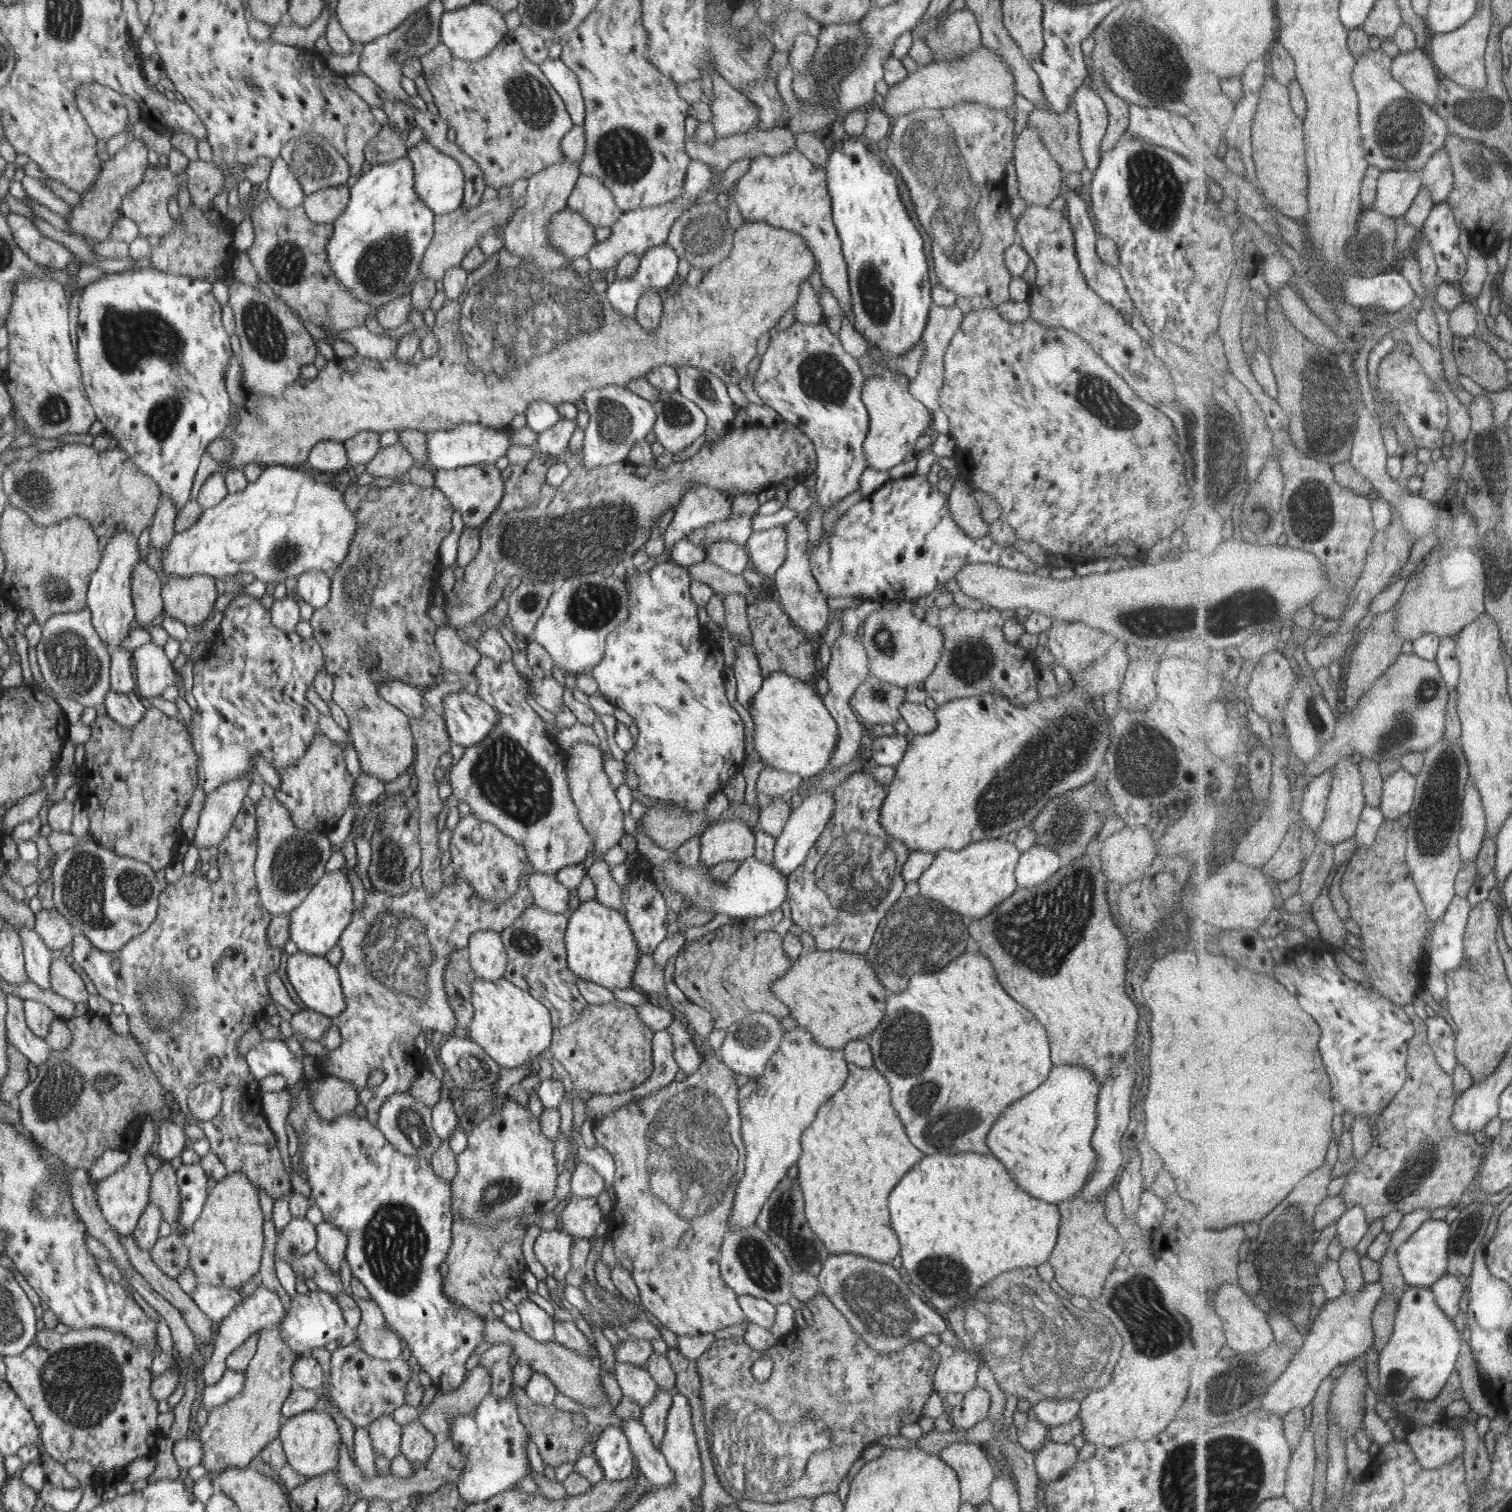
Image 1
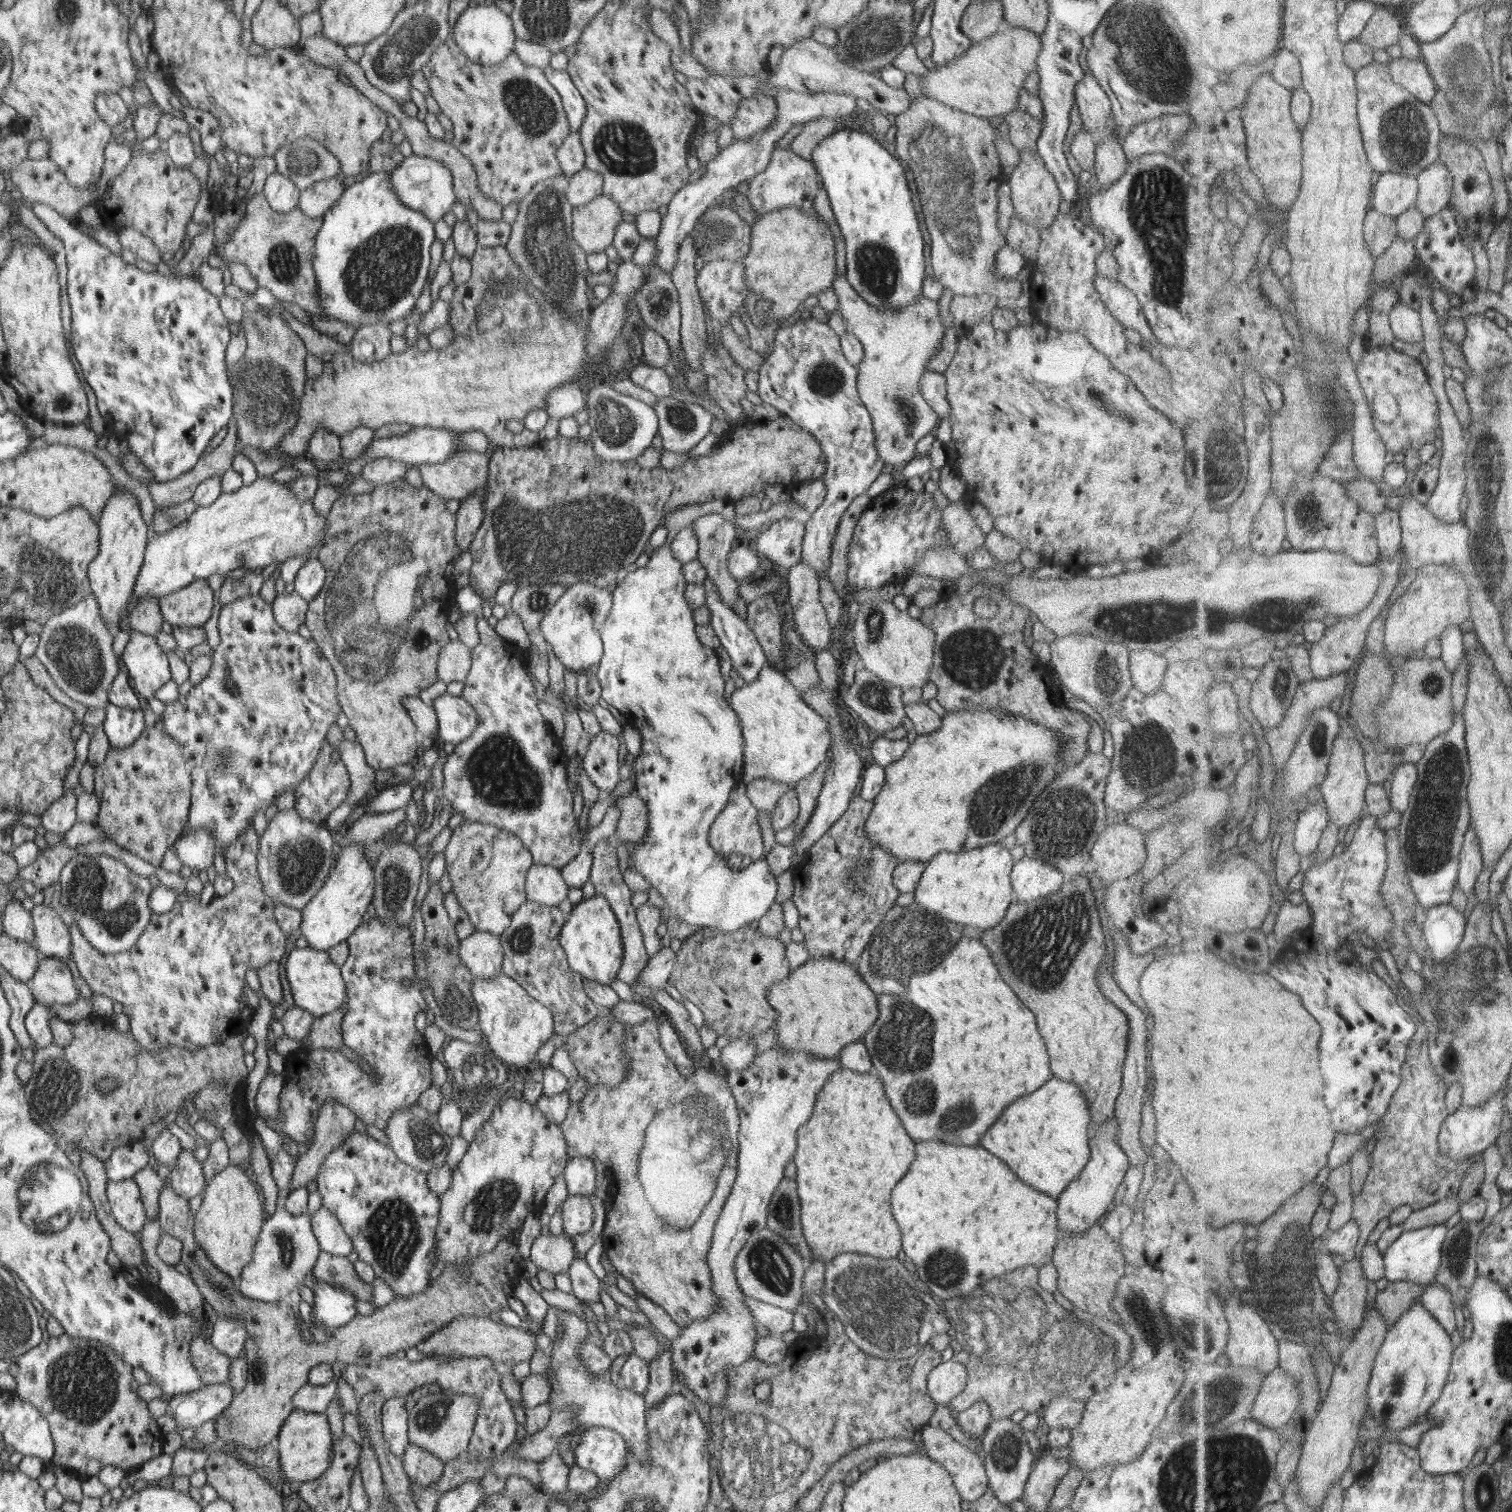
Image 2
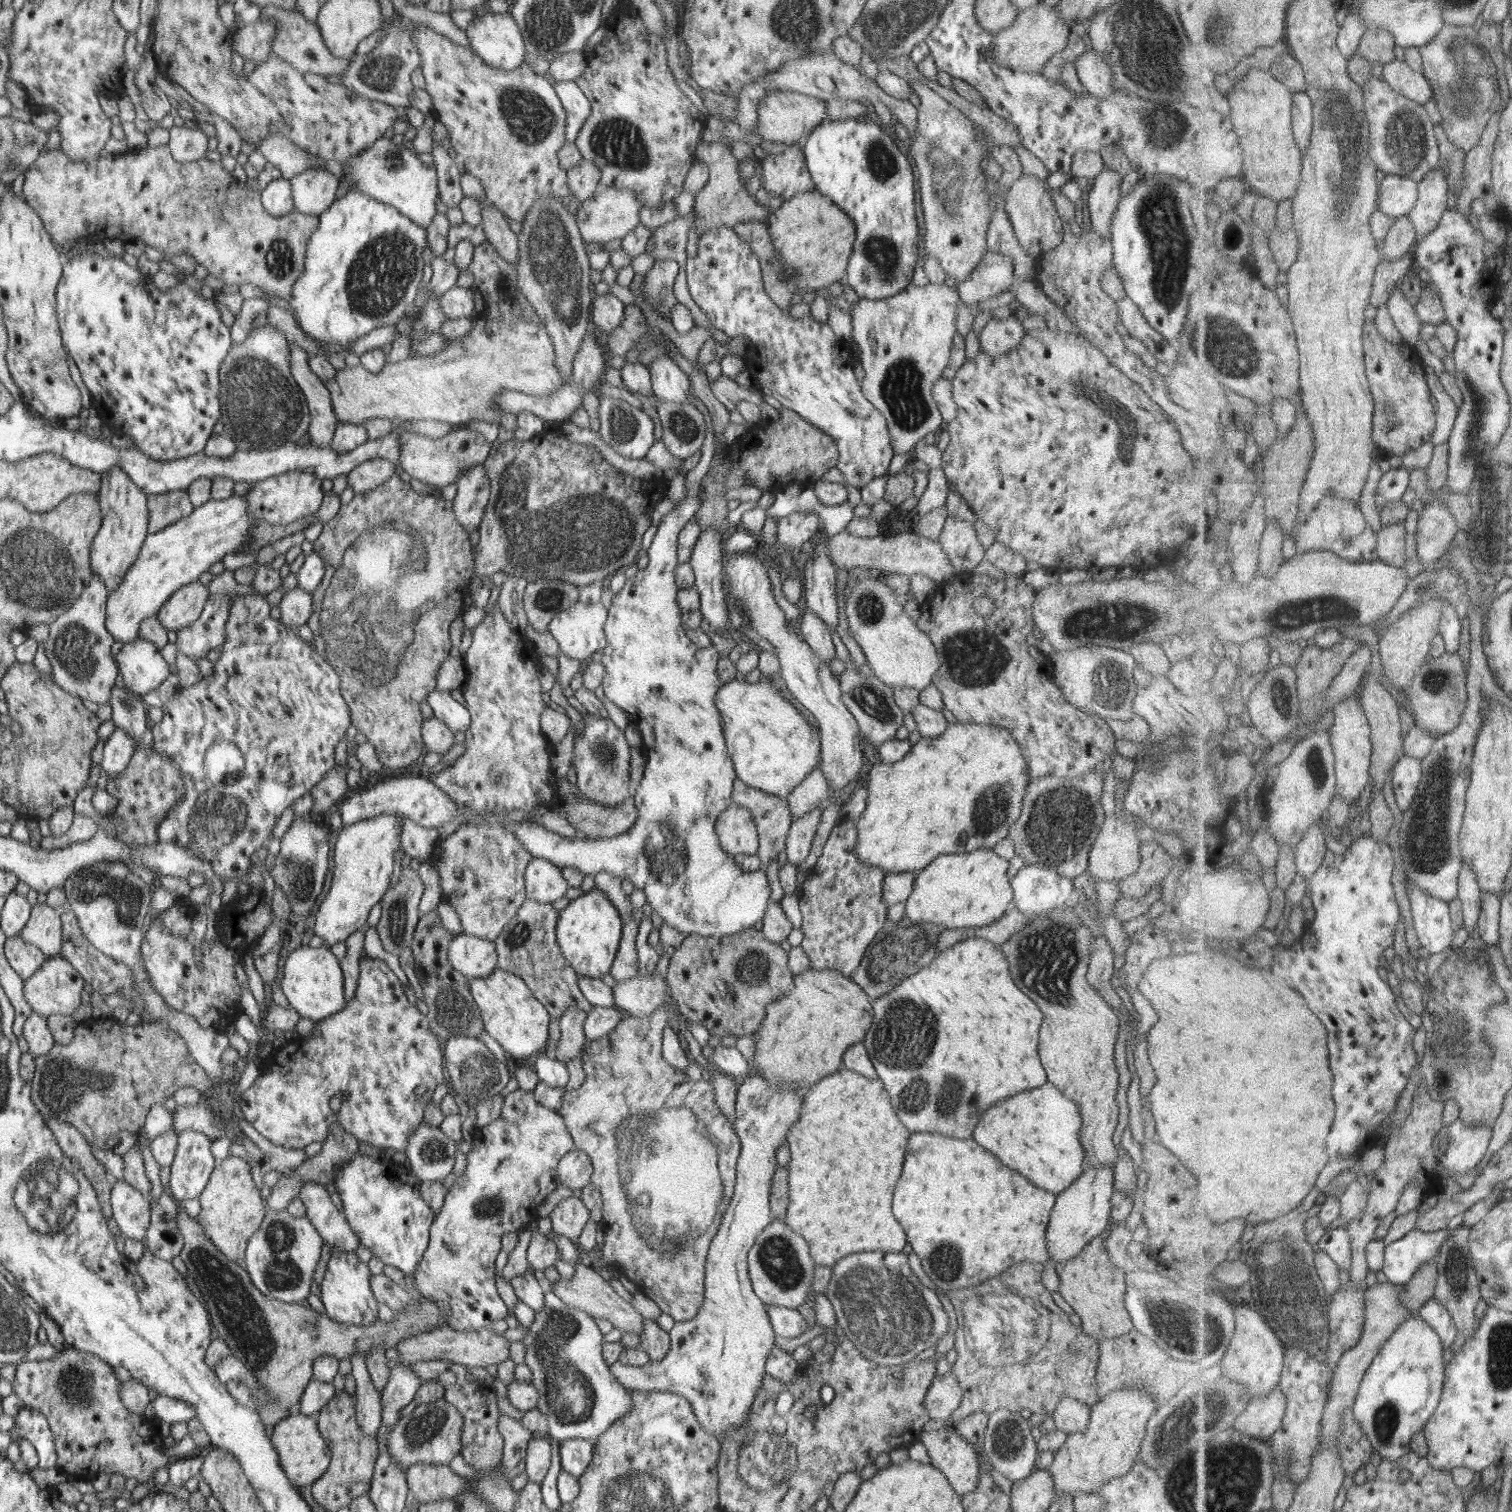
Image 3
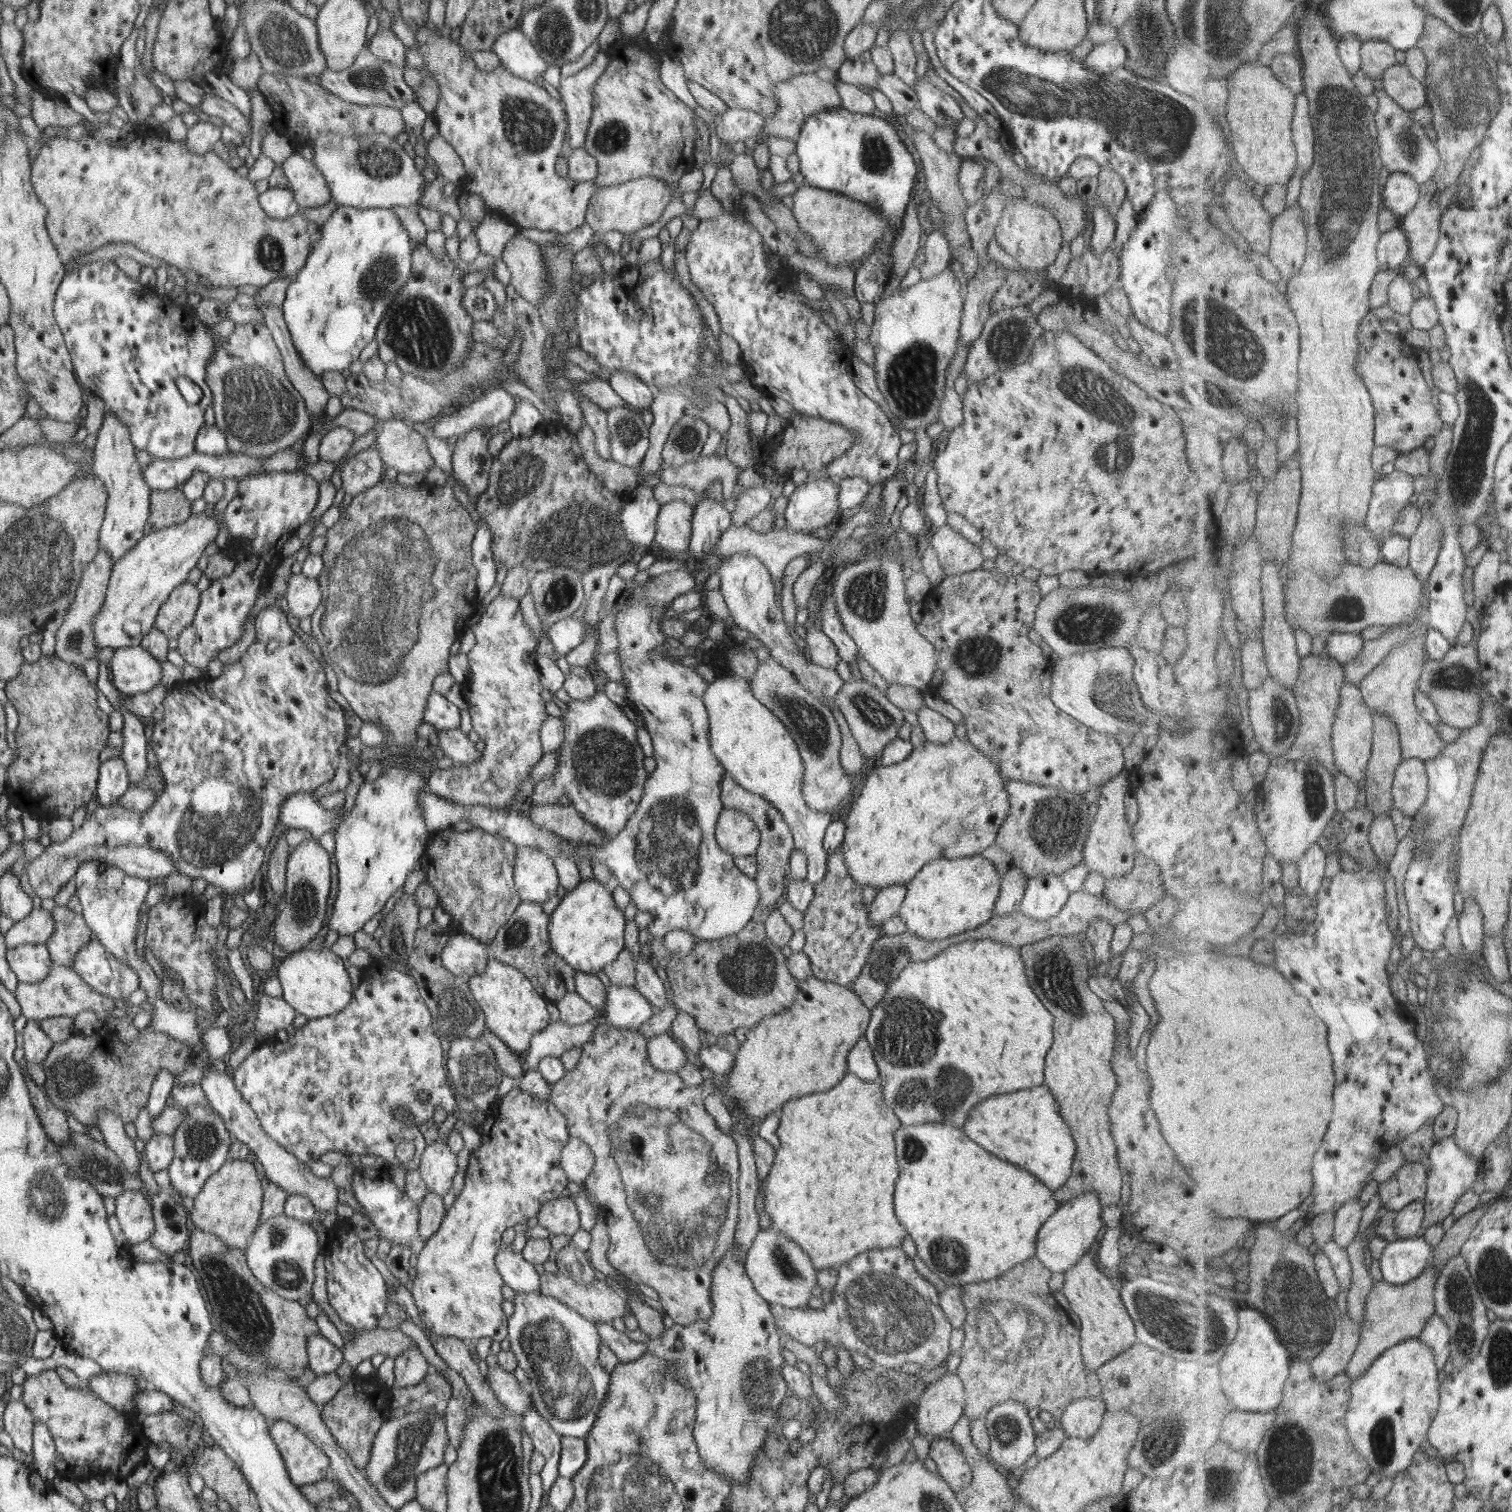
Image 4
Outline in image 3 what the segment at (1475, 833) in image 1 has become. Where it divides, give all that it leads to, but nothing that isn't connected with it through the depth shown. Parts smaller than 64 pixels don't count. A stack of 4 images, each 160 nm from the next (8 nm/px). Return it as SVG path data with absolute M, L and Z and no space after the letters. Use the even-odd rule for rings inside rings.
M1465 864L1461 872L1459 897L1463 901L1464 927L1468 932L1478 928L1483 912L1482 891L1477 873Z

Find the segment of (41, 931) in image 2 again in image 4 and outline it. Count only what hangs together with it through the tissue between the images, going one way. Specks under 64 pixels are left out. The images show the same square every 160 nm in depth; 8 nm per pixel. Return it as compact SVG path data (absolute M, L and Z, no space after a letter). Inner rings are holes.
M33 908L23 920L5 932L6 950L25 944L45 944L56 930L52 914L40 908Z

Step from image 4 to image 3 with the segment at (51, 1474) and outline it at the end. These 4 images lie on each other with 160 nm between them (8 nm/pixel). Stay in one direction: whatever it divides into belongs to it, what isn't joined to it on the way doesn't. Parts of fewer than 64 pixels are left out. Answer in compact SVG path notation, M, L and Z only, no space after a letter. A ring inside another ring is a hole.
M23 1406L14 1418L14 1425L8 1431L11 1442L29 1440L36 1450L37 1467L49 1469L56 1466L55 1437L43 1413Z

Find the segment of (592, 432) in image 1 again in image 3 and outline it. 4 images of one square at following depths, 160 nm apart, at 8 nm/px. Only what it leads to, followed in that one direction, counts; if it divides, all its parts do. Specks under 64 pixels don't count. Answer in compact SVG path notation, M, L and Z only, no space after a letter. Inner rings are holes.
M598 394L599 406L599 438L607 444L615 453L624 458L640 459L644 458L651 444L653 444L653 423L641 409L630 406L617 398Z

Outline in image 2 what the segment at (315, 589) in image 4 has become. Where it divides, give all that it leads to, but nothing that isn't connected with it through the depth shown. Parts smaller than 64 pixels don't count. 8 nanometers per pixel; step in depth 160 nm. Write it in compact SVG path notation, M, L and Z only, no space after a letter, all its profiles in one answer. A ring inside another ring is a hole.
M283 593L275 596L273 603L273 616L282 629L295 632L304 624L308 612L308 601L298 594Z

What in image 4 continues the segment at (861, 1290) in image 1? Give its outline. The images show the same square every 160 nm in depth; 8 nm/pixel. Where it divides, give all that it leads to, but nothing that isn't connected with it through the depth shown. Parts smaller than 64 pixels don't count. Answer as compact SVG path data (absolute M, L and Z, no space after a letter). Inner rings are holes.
M900 1246L883 1250L873 1248L835 1269L837 1281L829 1304L823 1308L813 1310L806 1306L779 1309L769 1306L777 1330L805 1346L815 1346L818 1341L823 1341L827 1347L838 1346L848 1352L861 1352L861 1356L867 1356L873 1365L881 1366L881 1370L889 1369L889 1366L918 1364L921 1370L927 1371L945 1361L949 1353L949 1333L952 1327L939 1307L935 1288L914 1270L912 1258L907 1257Z

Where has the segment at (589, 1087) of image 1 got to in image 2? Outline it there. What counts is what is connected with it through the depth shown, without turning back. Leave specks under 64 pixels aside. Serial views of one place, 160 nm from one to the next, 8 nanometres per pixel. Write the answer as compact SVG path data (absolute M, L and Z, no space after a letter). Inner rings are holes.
M602 1011L593 1022L579 1026L565 1036L557 1036L555 1047L557 1045L566 1046L565 1052L573 1061L578 1076L585 1078L587 1086L604 1084L612 1087L618 1085L618 1082L621 1082L628 1073L628 1062L625 1060L625 1053L622 1049L626 1026L627 1024L617 1022L610 1014Z

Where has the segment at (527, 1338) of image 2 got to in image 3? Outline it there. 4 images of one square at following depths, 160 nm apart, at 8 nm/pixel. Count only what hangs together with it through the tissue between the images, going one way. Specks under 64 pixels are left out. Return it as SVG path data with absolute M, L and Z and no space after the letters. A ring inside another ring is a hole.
M437 1326L427 1332L419 1332L415 1336L404 1338L394 1346L397 1350L398 1362L403 1364L428 1360L447 1359L458 1365L471 1367L497 1364L508 1358L508 1343L503 1336L493 1334L491 1328L470 1329L469 1331L455 1331L447 1326Z

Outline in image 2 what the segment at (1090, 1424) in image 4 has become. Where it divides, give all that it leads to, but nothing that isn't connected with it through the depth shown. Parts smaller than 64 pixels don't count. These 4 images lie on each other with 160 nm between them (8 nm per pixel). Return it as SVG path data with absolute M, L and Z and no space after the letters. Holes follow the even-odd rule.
M1059 1396L1053 1397L1049 1405L1045 1406L1043 1422L1050 1427L1063 1427L1072 1429L1077 1426L1082 1418L1084 1402L1073 1397Z

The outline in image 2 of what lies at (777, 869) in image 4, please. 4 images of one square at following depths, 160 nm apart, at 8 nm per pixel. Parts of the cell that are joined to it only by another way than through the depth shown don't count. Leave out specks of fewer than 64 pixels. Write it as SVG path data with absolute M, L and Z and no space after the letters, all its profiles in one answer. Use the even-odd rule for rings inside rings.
M753 778L753 781L746 785L745 793L757 811L771 816L771 811L775 809L780 796L790 791L794 791L793 785L787 786L769 778Z

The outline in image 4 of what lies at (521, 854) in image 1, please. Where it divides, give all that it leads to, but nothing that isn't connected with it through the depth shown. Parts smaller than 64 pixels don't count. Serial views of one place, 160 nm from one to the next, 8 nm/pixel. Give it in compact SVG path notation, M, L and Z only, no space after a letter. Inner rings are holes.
M443 829L431 835L420 856L425 882L435 890L439 904L453 919L455 930L489 944L520 903L514 889L512 864L516 848L504 837L479 829Z

